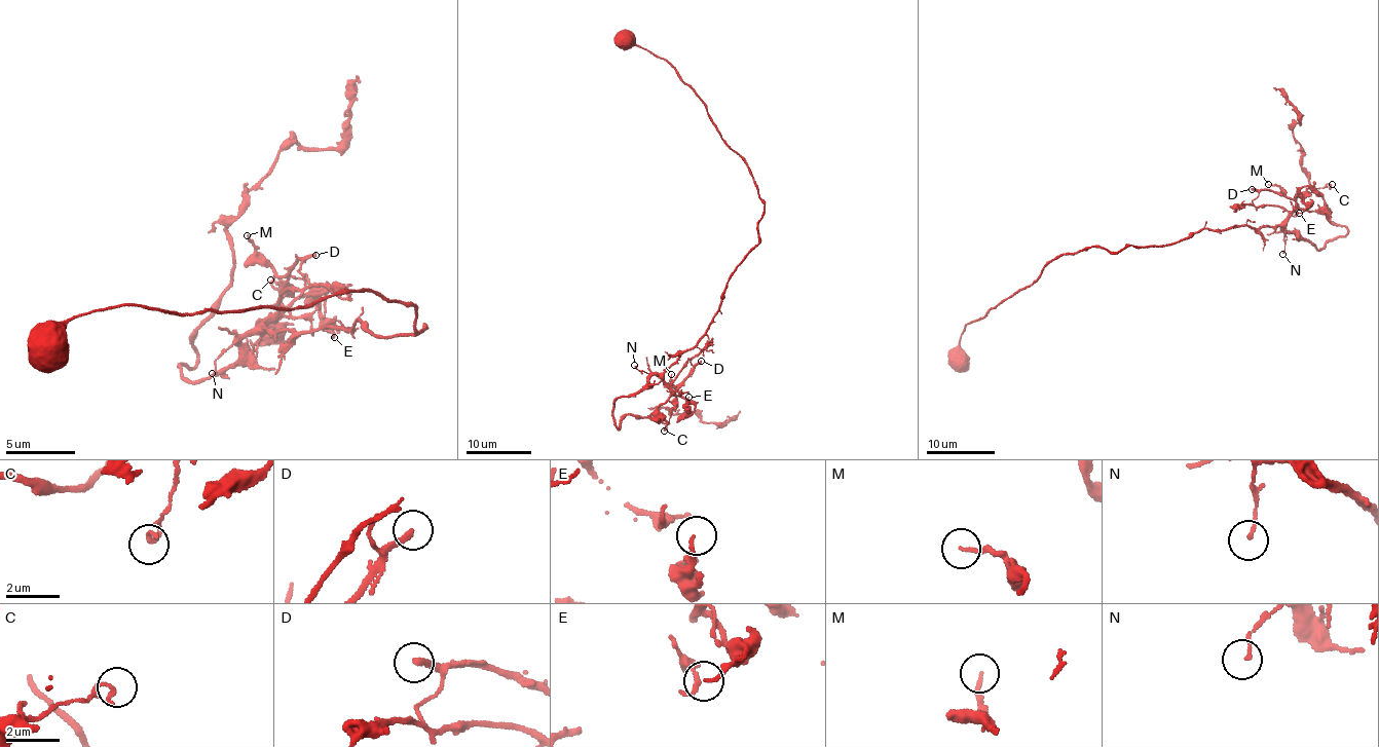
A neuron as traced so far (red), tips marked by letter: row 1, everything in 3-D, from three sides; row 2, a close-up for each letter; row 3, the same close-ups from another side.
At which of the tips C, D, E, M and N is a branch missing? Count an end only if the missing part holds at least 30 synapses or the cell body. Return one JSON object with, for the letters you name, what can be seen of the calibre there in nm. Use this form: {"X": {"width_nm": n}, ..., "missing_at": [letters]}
{"D": {"width_nm": 240}, "missing_at": ["D"]}

